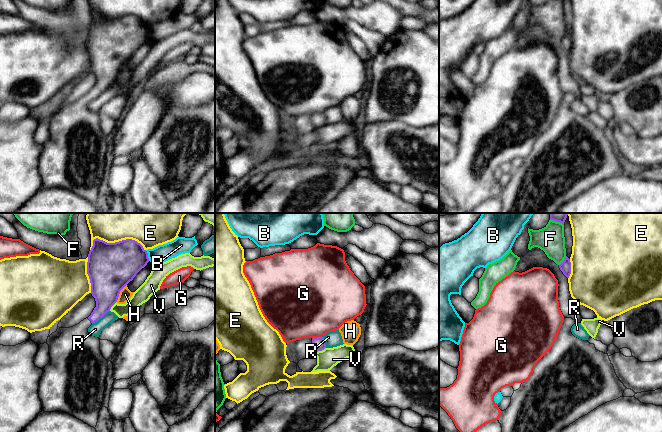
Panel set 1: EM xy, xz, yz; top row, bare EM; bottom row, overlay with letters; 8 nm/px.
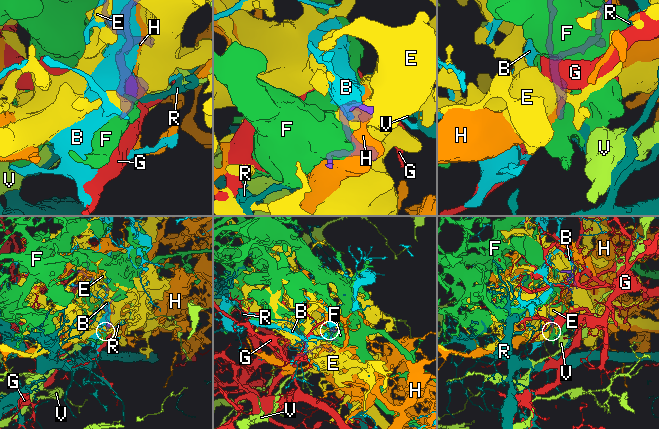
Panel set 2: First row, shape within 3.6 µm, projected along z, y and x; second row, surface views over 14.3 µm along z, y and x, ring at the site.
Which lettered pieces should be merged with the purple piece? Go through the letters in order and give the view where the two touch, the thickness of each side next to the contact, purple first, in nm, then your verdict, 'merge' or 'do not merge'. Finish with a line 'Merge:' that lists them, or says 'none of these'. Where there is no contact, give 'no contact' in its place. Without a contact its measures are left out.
B: xy | 340/140 nm | do not merge
E: xy | 380/180 nm | do not merge
F: yz | 90/220 nm | do not merge
G: xz | 100/500 nm | do not merge
H: xy | 380/100 nm | do not merge
R: xy | 240/100 nm | do not merge
V: xz | 100/160 nm | do not merge
Merge: none of these

